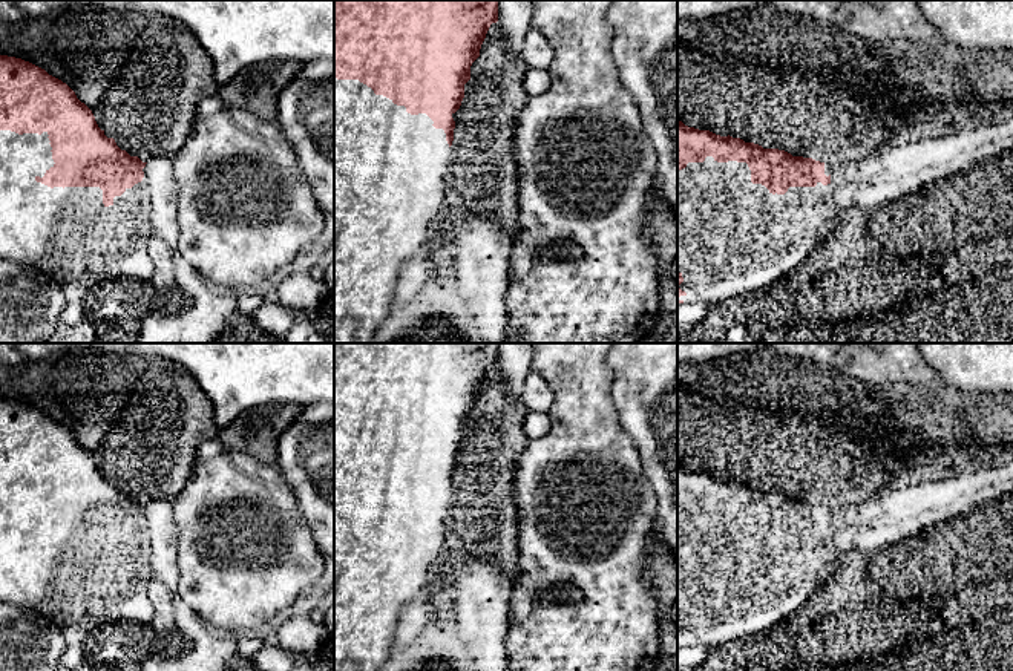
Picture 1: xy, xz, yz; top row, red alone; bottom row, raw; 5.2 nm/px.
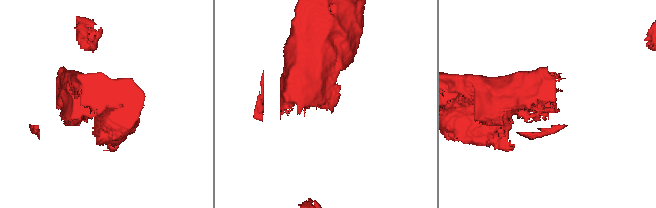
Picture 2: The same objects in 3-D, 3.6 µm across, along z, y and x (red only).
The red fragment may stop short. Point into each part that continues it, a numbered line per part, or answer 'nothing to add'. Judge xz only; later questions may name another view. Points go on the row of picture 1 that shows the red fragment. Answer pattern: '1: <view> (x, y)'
1: xz (390, 167)

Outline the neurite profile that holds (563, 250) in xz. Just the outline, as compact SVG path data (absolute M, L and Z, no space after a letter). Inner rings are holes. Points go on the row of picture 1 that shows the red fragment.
M558 242L546 245L544 250L561 260L575 260L581 254L581 248L573 242Z

